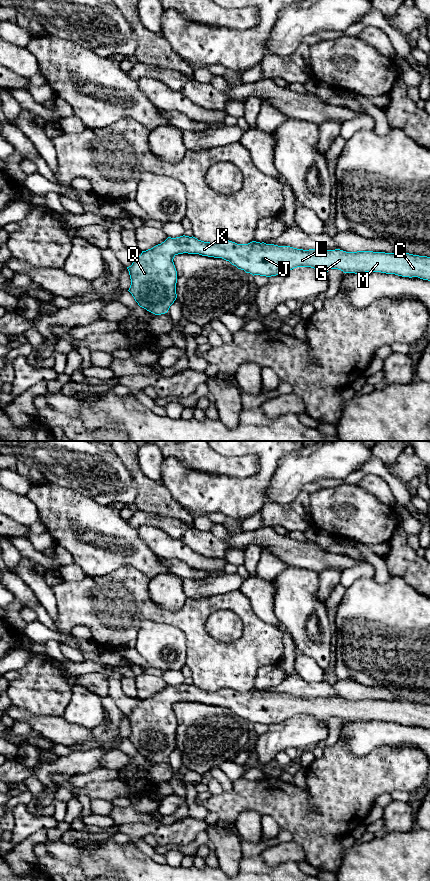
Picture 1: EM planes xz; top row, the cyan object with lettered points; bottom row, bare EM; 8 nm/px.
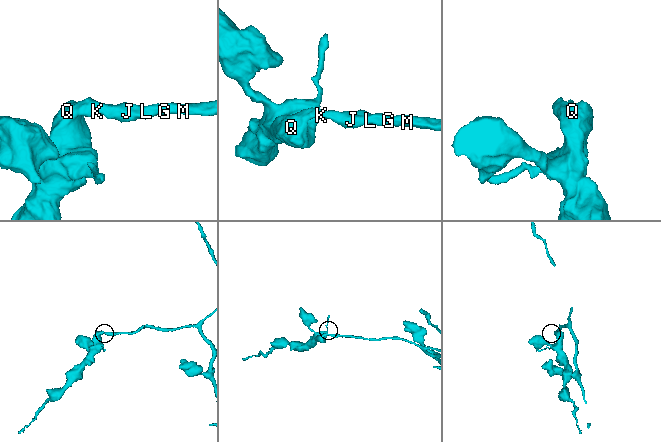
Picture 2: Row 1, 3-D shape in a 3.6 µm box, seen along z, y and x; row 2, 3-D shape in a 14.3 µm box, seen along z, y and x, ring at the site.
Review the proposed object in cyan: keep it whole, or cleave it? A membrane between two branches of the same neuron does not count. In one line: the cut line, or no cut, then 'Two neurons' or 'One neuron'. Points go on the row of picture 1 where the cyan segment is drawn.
No split. One neuron

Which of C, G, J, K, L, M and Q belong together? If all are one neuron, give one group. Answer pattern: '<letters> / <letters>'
C G J K L M Q

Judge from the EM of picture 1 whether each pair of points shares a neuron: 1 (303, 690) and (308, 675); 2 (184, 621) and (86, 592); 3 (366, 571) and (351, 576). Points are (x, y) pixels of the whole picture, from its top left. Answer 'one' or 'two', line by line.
1: two
2: one
3: one

